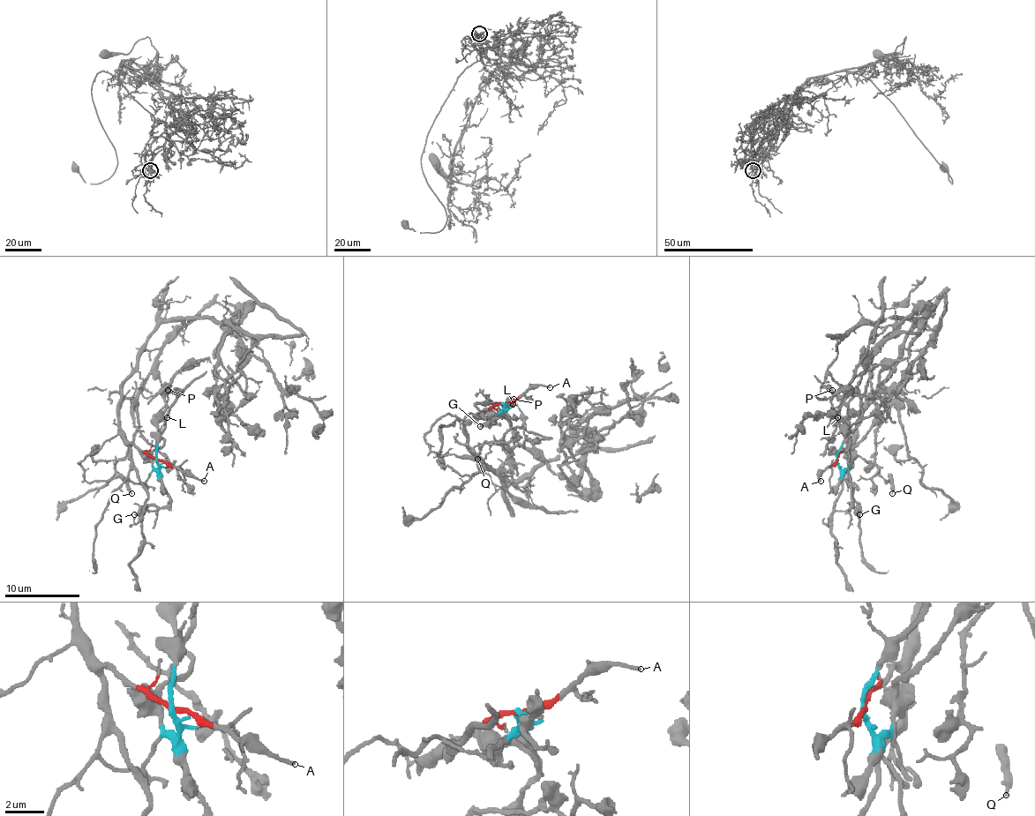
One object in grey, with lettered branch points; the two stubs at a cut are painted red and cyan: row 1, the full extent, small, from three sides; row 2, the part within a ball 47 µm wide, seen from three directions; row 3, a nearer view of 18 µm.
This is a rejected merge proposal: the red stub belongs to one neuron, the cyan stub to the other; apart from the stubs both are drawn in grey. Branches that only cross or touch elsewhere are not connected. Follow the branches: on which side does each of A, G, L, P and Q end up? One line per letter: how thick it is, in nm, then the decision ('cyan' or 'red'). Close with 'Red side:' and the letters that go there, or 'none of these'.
A: 160 nm | red
G: 400 nm | cyan
L: 200 nm | cyan
P: 140 nm | cyan
Q: 240 nm | red
Red side: A, Q

